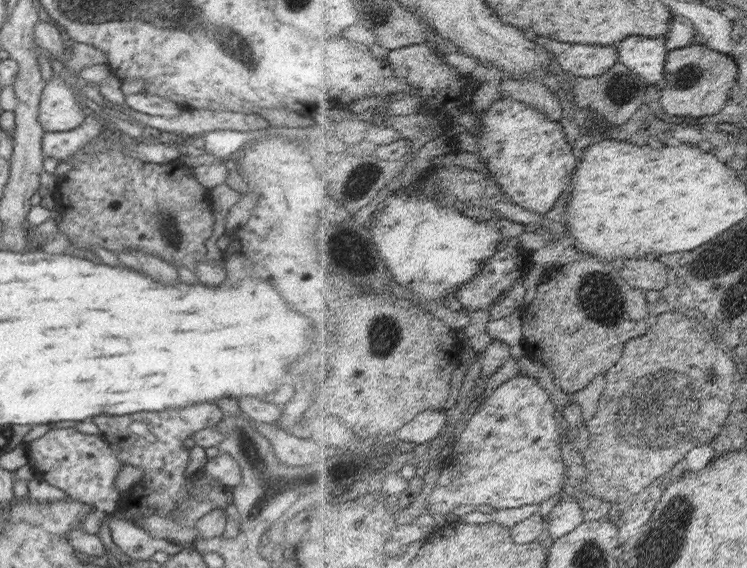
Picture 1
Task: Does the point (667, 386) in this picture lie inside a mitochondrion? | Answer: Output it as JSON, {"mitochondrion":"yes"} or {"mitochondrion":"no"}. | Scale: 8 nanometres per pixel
{"mitochondrion":"yes"}

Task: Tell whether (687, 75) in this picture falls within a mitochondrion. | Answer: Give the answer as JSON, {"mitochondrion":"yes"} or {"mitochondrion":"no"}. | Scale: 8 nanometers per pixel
{"mitochondrion":"yes"}

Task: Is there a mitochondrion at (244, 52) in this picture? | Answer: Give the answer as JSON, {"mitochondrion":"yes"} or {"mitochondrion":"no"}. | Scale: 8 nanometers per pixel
{"mitochondrion":"yes"}

